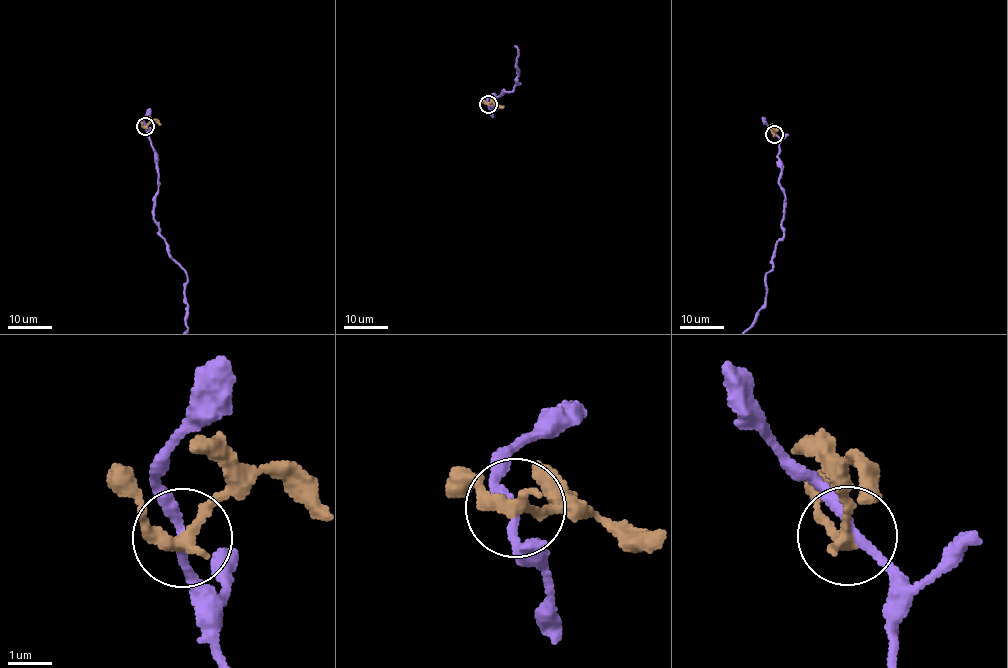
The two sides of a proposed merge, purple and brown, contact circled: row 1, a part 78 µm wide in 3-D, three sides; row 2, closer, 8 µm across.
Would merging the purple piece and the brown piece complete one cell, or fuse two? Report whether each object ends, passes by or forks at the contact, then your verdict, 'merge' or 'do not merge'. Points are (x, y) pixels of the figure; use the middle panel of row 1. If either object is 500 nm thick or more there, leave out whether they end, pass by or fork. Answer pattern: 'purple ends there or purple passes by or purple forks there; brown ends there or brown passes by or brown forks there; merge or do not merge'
purple passes by; brown passes by; do not merge

